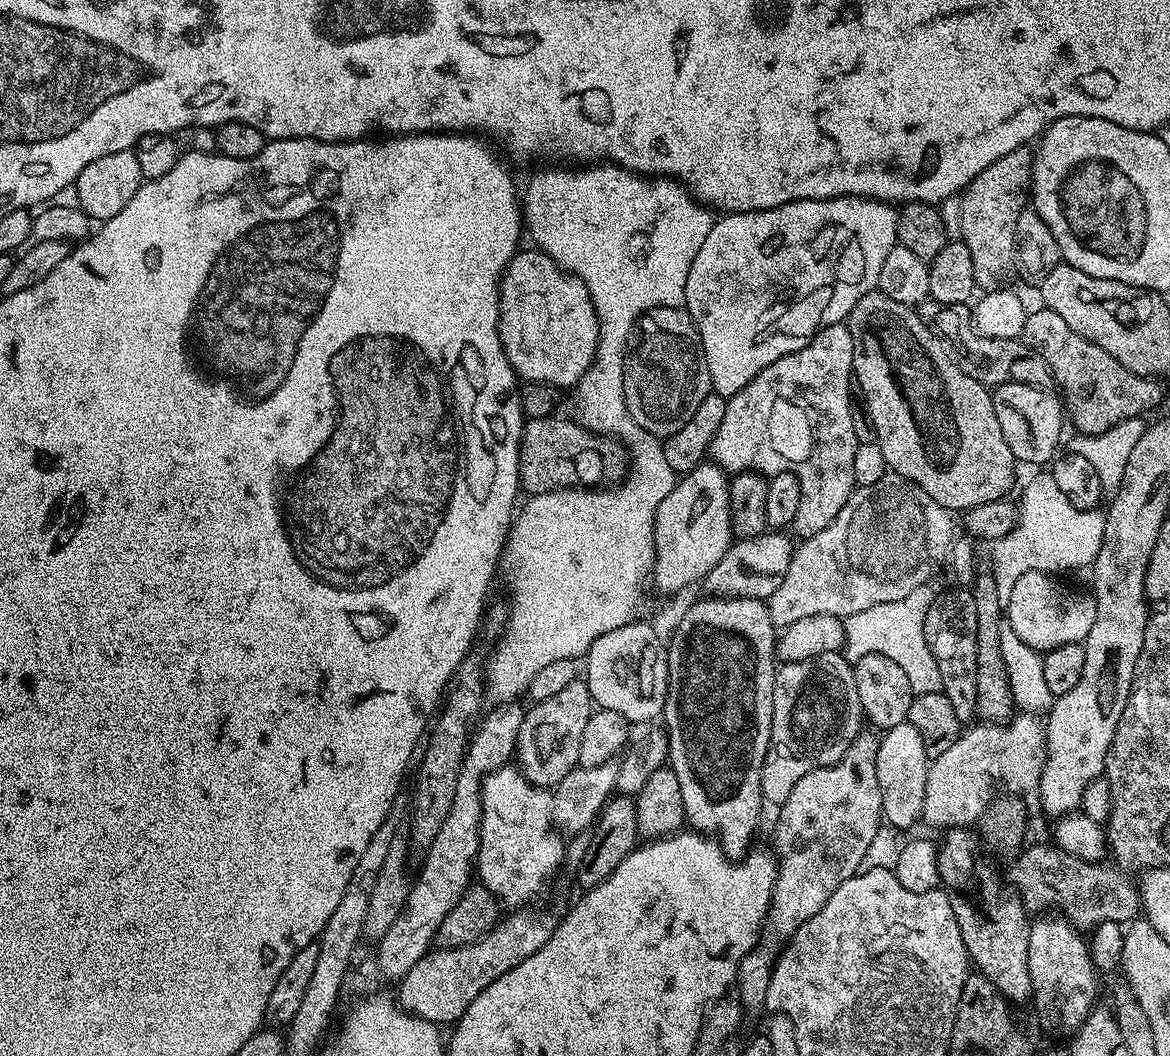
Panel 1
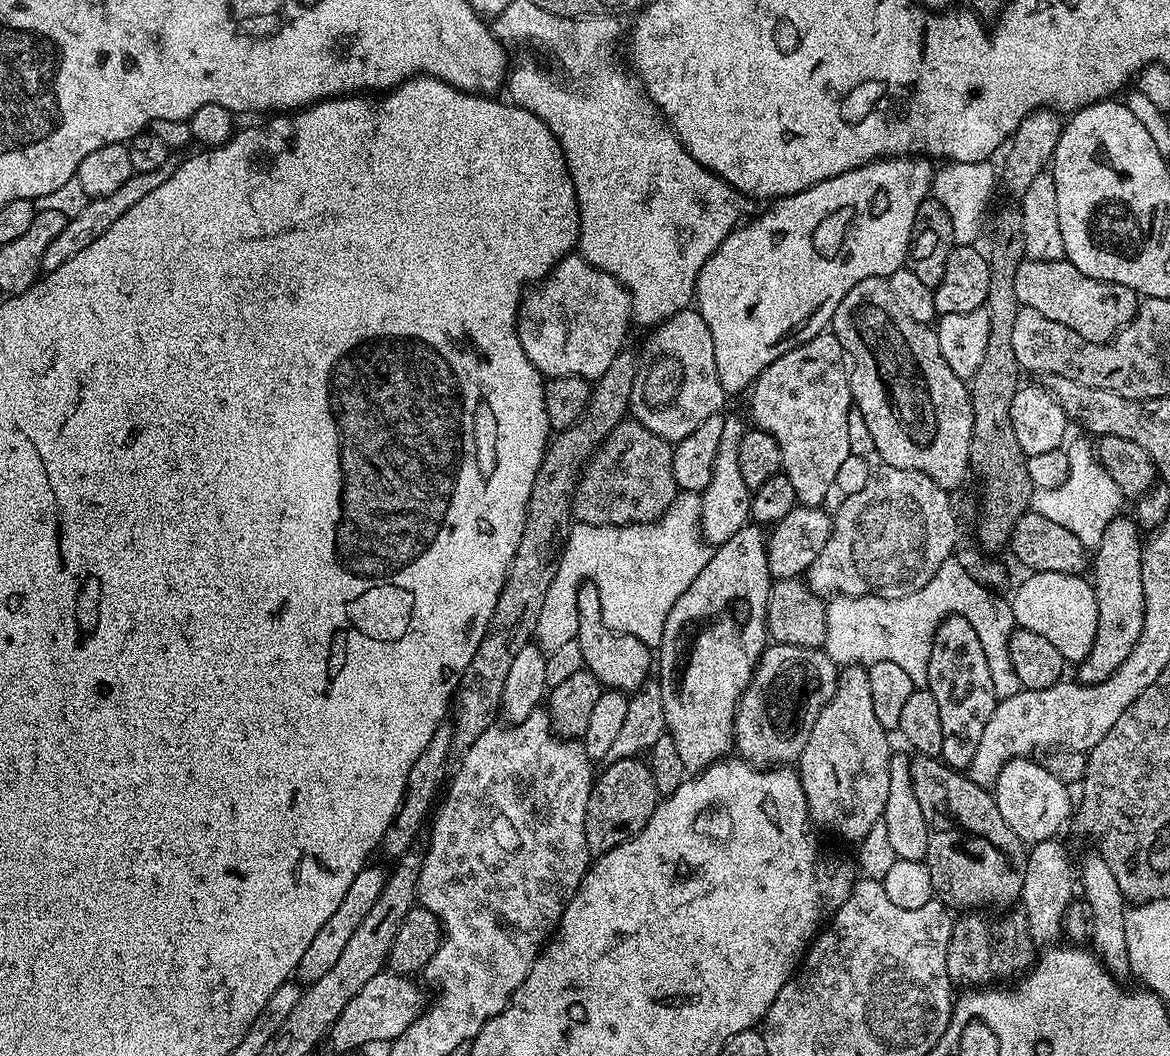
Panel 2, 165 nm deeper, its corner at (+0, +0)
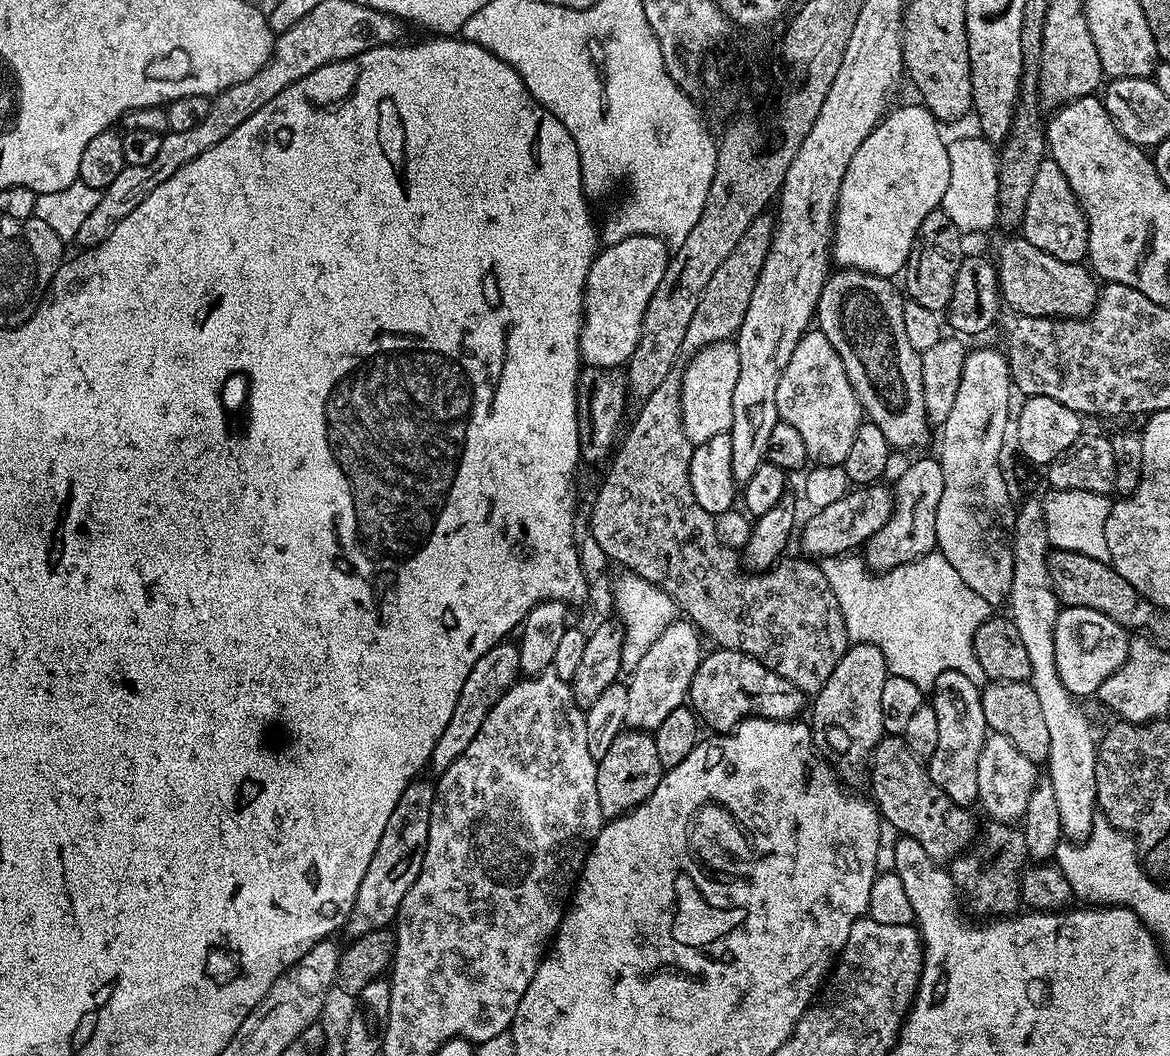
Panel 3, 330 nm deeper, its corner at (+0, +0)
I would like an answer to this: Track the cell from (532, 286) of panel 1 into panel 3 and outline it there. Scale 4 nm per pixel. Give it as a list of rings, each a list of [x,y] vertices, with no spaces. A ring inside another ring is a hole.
[[[631,236],[597,251],[584,287],[582,340],[585,345],[604,340],[604,345],[601,348],[583,349],[582,360],[585,365],[594,368],[620,368],[627,365],[642,334],[642,310],[648,309],[648,260],[670,259],[670,254],[662,254],[663,244],[664,241],[656,236]]]

